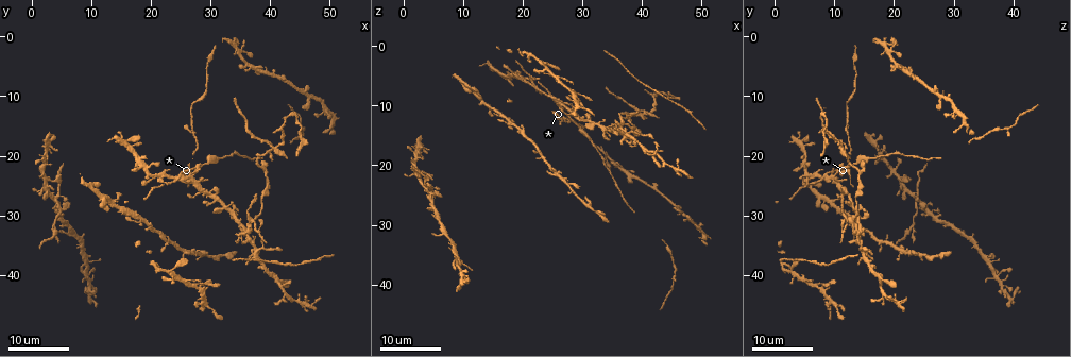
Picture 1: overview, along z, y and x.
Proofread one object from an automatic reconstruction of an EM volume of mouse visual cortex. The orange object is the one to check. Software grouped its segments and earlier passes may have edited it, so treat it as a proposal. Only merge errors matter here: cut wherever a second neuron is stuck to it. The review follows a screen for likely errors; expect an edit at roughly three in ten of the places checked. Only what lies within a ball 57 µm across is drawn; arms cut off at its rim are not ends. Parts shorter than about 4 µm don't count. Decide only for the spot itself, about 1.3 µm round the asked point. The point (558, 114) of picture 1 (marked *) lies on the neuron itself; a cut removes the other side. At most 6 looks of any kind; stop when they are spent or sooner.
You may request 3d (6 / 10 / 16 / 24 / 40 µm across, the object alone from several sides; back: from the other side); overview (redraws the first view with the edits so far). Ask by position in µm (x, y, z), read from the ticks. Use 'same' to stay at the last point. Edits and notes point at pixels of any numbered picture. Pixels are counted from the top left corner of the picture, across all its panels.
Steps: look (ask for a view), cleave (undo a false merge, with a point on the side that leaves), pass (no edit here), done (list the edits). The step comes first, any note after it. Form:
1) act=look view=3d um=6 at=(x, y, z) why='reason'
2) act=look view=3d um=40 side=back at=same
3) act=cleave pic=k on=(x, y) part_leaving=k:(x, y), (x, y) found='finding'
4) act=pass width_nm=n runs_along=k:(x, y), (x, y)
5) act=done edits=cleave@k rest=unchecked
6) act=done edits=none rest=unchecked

act=look view=3d um=16 at=(37.5, 37.0, 15.0) why='four-way junction'

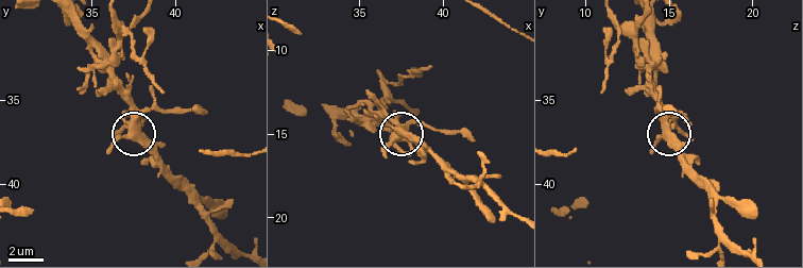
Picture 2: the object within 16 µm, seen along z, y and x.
act=look view=3d um=10 at=(37.2, 37.0, 14.8) why='zoom in'

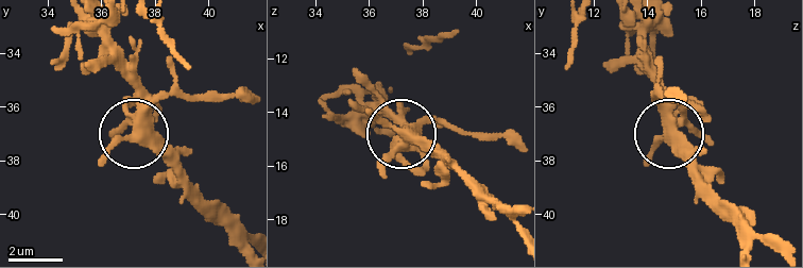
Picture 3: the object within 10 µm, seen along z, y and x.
act=pass found='one neuron here'

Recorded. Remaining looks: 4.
act=look view=3d um=24 at=(26.0, 23.5, 9.5) why='three-way junction'

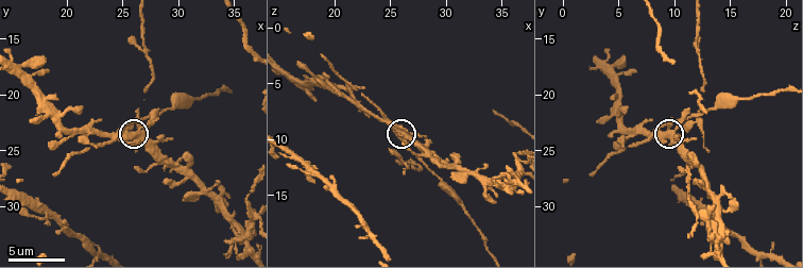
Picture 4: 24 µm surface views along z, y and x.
act=look view=3d um=10 at=(26.4, 23.6, 9.4)

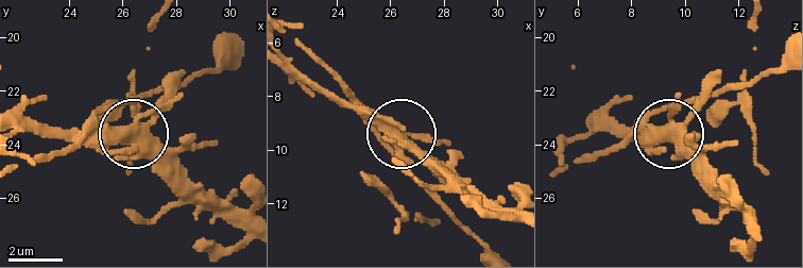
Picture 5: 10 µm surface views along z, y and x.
act=pass found='continuous, no second neuron'

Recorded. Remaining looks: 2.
act=look view=3d um=16 at=(21.4, 24.8, 5.2) why='three arms meet'

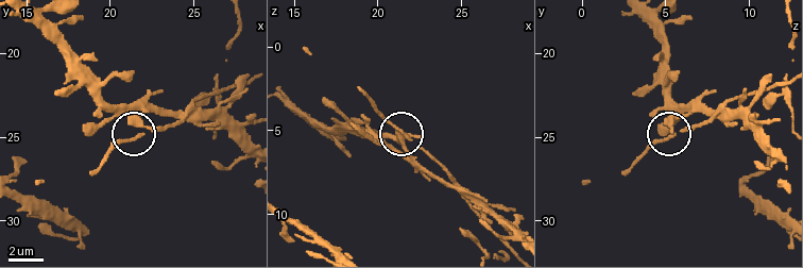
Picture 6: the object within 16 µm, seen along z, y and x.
act=pass arms=3 found='continuous, no second neuron'

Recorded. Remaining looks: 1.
act=done edits=none rest=unchecked

